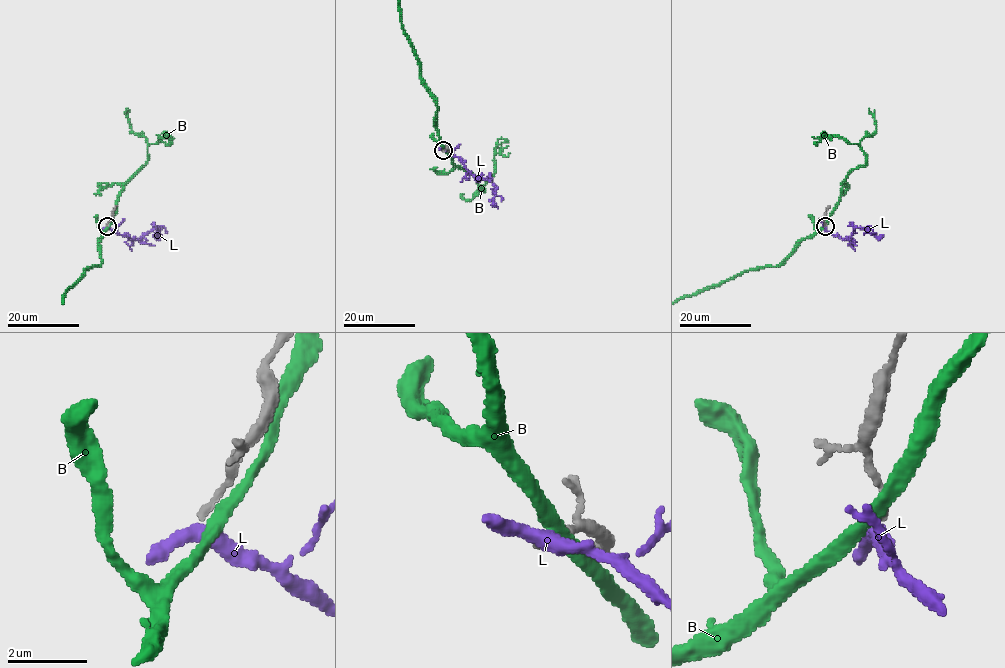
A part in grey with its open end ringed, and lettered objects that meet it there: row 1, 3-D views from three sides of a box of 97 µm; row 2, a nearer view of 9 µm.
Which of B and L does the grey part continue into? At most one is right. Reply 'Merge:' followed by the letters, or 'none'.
Merge: L

